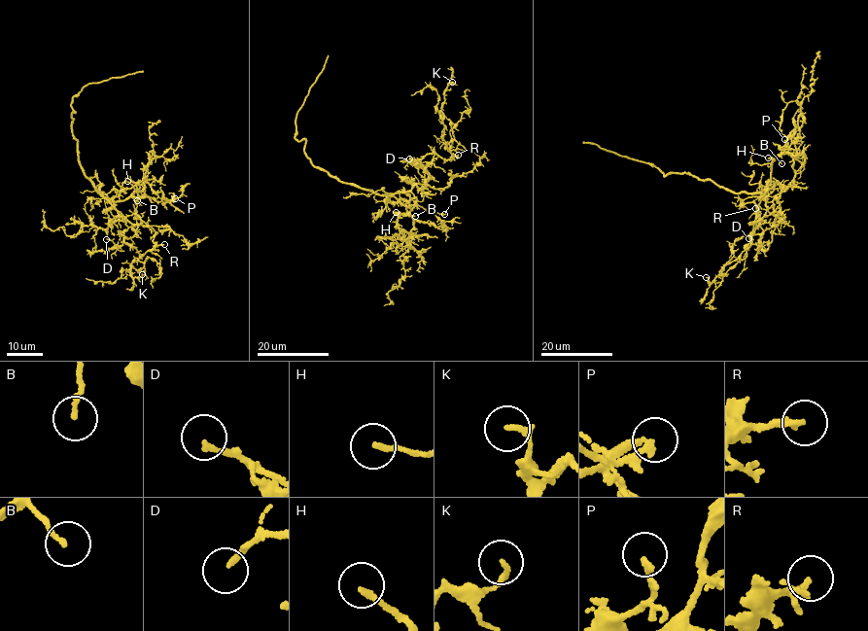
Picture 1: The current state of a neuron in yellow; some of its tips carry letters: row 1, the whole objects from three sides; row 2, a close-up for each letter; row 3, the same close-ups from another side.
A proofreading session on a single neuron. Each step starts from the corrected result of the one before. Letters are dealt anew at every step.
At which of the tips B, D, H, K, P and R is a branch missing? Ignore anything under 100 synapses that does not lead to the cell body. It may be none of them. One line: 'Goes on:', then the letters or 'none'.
Goes on: D, P, R

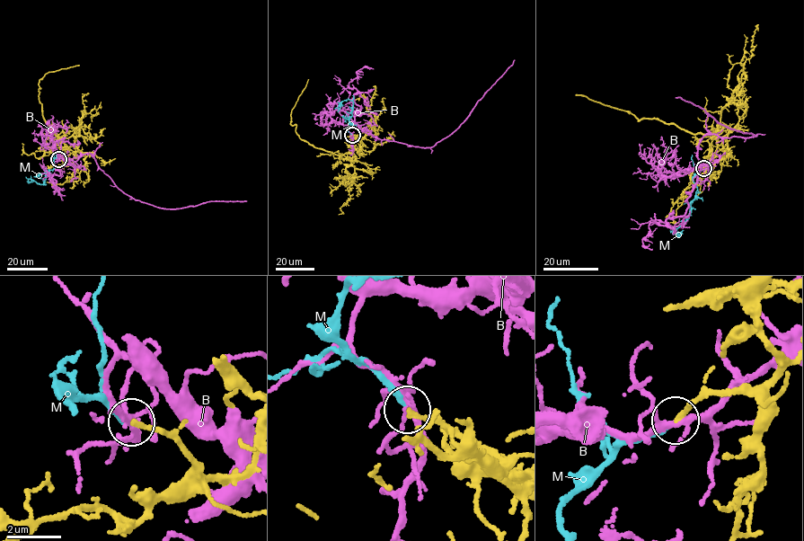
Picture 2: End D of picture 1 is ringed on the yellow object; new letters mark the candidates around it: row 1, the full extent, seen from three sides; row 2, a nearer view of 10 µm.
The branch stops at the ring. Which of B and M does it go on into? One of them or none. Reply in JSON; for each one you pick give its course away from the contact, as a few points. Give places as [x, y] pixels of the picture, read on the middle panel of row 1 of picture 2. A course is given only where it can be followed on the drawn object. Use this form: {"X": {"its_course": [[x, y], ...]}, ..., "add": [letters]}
{"M": {"its_course": [[352, 135], [348, 127], [353, 125], [348, 120], [352, 101], [344, 100], [337, 107], [338, 111]]}, "add": ["M"]}

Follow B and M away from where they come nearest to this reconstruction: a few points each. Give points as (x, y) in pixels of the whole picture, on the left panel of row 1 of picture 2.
B: (58, 160), (57, 155), (72, 164), (91, 154), (118, 188), (131, 198), (158, 208), (246, 200)
M: (58, 159), (55, 157), (54, 168), (47, 172), (45, 184), (28, 179)

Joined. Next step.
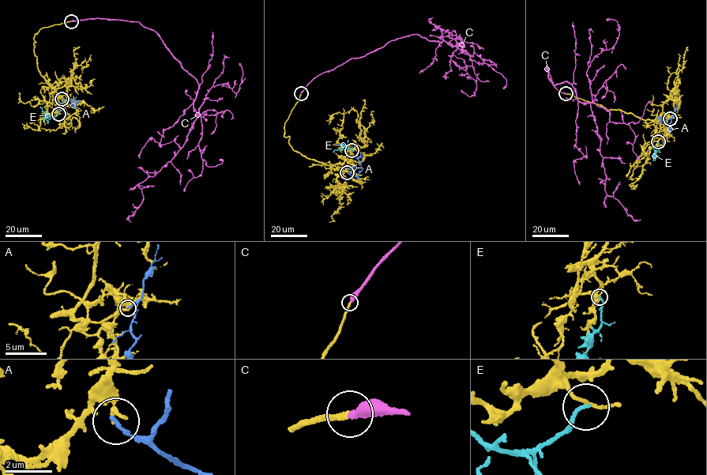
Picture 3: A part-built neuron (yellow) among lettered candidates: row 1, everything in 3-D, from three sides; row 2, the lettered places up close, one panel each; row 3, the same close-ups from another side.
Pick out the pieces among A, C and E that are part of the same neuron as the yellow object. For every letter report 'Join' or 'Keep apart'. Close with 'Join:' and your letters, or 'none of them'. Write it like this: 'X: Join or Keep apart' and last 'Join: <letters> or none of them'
A: Keep apart
C: Join
E: Keep apart
Join: C

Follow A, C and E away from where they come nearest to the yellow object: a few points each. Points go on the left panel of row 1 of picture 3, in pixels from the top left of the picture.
A: (62, 99), (73, 99), (75, 106), (72, 103), (79, 102)
C: (71, 21), (138, 22), (197, 82), (198, 115), (186, 141), (138, 184), (143, 198), (130, 222)
E: (58, 114), (53, 118), (48, 115), (45, 117), (47, 123)

